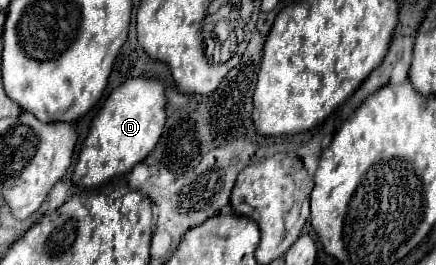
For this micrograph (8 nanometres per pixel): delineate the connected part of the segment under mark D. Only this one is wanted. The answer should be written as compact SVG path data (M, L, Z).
M129 78L117 86L101 106L91 122L89 136L85 138L79 160L73 170L73 184L83 188L99 186L113 176L123 176L155 148L165 126L165 84L153 78Z

